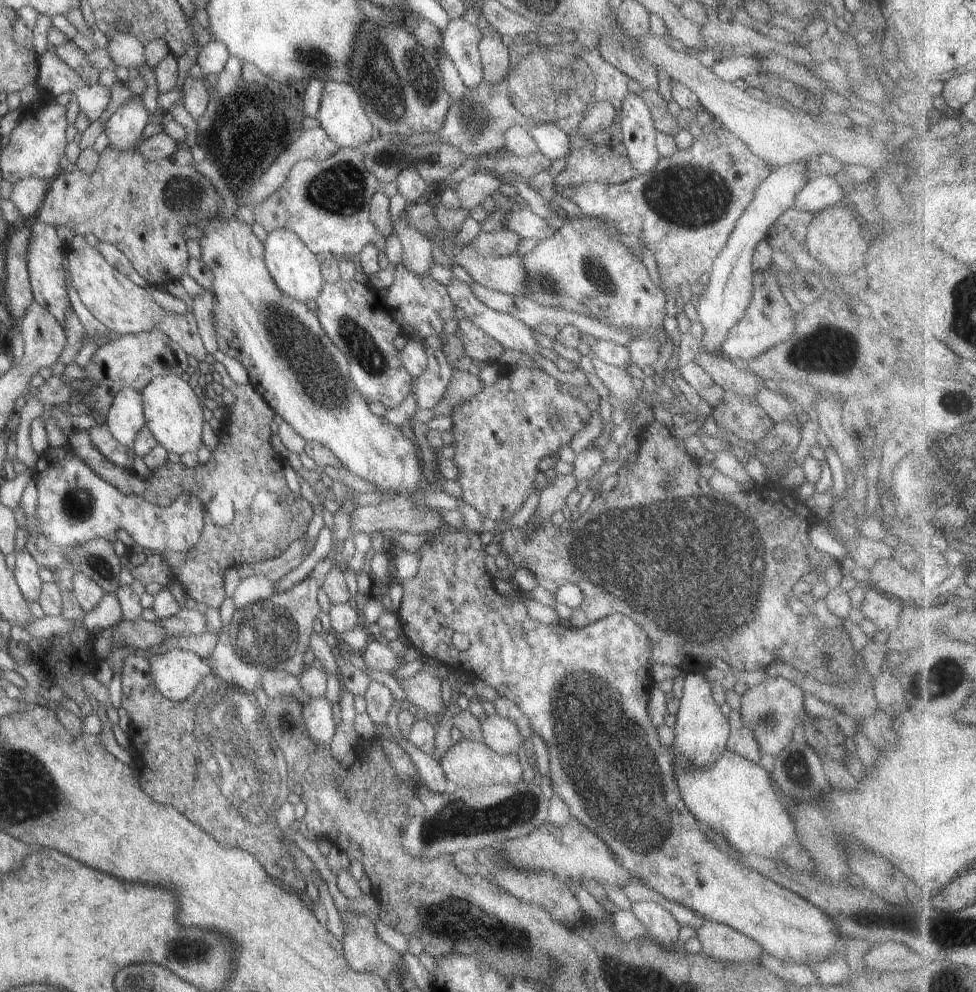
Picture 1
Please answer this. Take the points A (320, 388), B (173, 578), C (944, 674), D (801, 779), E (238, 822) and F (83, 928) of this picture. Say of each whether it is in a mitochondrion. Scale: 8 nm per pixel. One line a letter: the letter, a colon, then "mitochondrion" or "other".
A: mitochondrion
B: other
C: mitochondrion
D: other
E: other
F: other

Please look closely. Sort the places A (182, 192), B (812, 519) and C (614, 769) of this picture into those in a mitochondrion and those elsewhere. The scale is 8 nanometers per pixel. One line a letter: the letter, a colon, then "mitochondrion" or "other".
A: mitochondrion
B: other
C: mitochondrion

